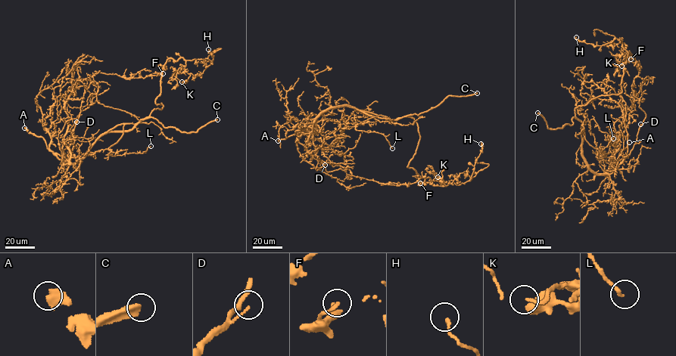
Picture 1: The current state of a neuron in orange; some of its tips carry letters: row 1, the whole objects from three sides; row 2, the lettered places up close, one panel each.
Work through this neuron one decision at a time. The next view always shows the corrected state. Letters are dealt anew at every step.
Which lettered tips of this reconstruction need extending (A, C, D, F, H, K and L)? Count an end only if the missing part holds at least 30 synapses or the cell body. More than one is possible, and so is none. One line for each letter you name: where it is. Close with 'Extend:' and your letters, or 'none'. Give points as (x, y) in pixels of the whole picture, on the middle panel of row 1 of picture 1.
C: Place: (477, 93)
Extend: C

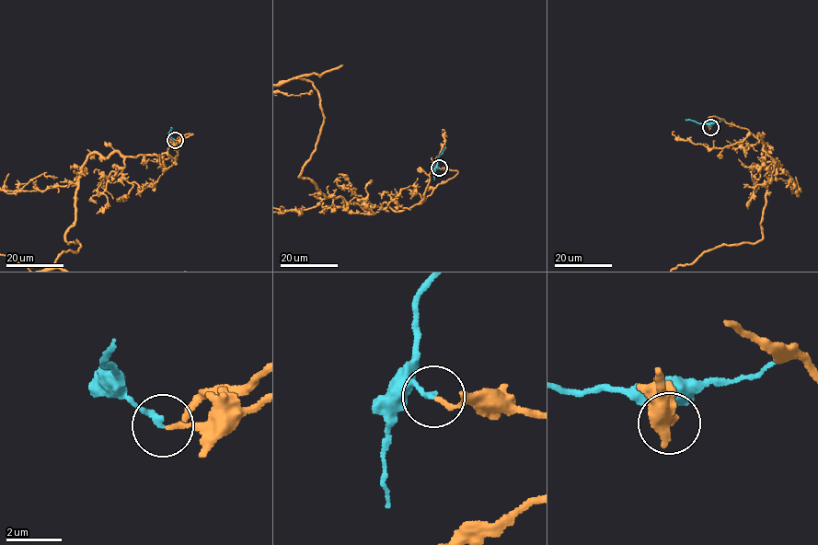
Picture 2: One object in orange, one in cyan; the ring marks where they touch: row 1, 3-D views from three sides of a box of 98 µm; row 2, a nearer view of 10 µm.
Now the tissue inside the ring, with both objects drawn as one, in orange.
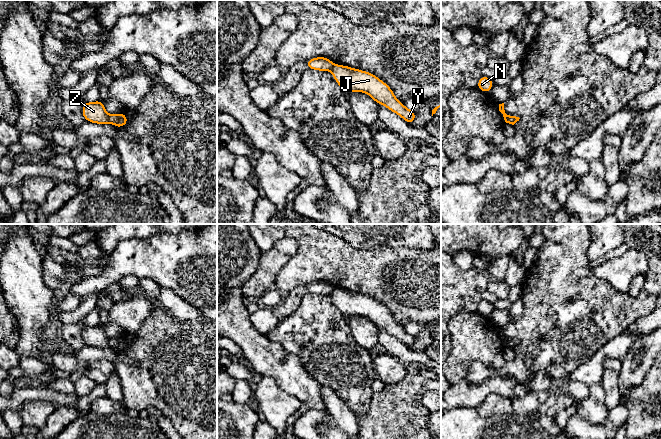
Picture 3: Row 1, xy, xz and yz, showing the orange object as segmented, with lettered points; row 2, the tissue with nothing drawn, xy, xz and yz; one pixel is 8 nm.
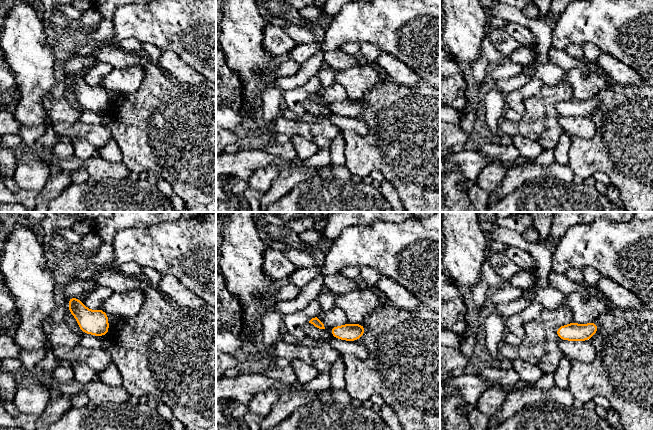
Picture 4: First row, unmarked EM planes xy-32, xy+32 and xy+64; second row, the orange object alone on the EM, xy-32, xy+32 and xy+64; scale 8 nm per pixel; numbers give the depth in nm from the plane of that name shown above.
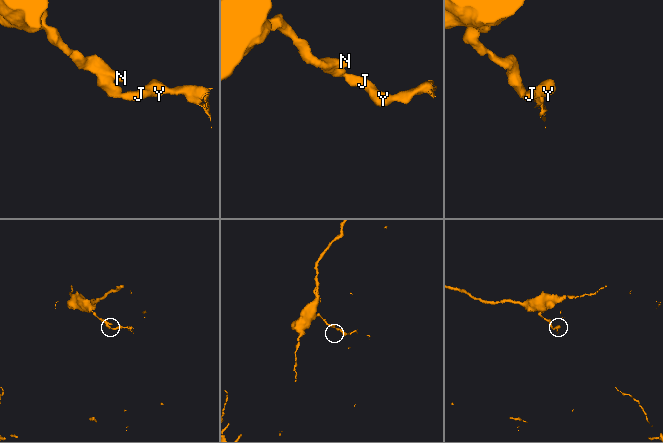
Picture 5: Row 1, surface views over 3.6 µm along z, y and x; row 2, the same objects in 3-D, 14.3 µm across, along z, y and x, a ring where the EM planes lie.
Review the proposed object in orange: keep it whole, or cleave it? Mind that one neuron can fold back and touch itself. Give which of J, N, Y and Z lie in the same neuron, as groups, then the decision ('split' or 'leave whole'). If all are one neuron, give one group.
J Y / N Z; split

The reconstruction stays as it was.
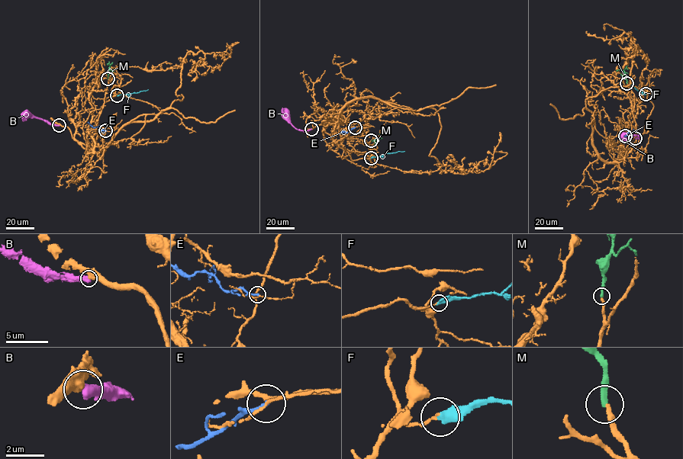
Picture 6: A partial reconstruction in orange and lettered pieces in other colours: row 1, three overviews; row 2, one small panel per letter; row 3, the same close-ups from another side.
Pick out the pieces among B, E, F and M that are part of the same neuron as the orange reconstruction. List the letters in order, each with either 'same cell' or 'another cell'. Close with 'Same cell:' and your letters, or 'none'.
B: another cell
E: another cell
F: another cell
M: same cell
Same cell: M

